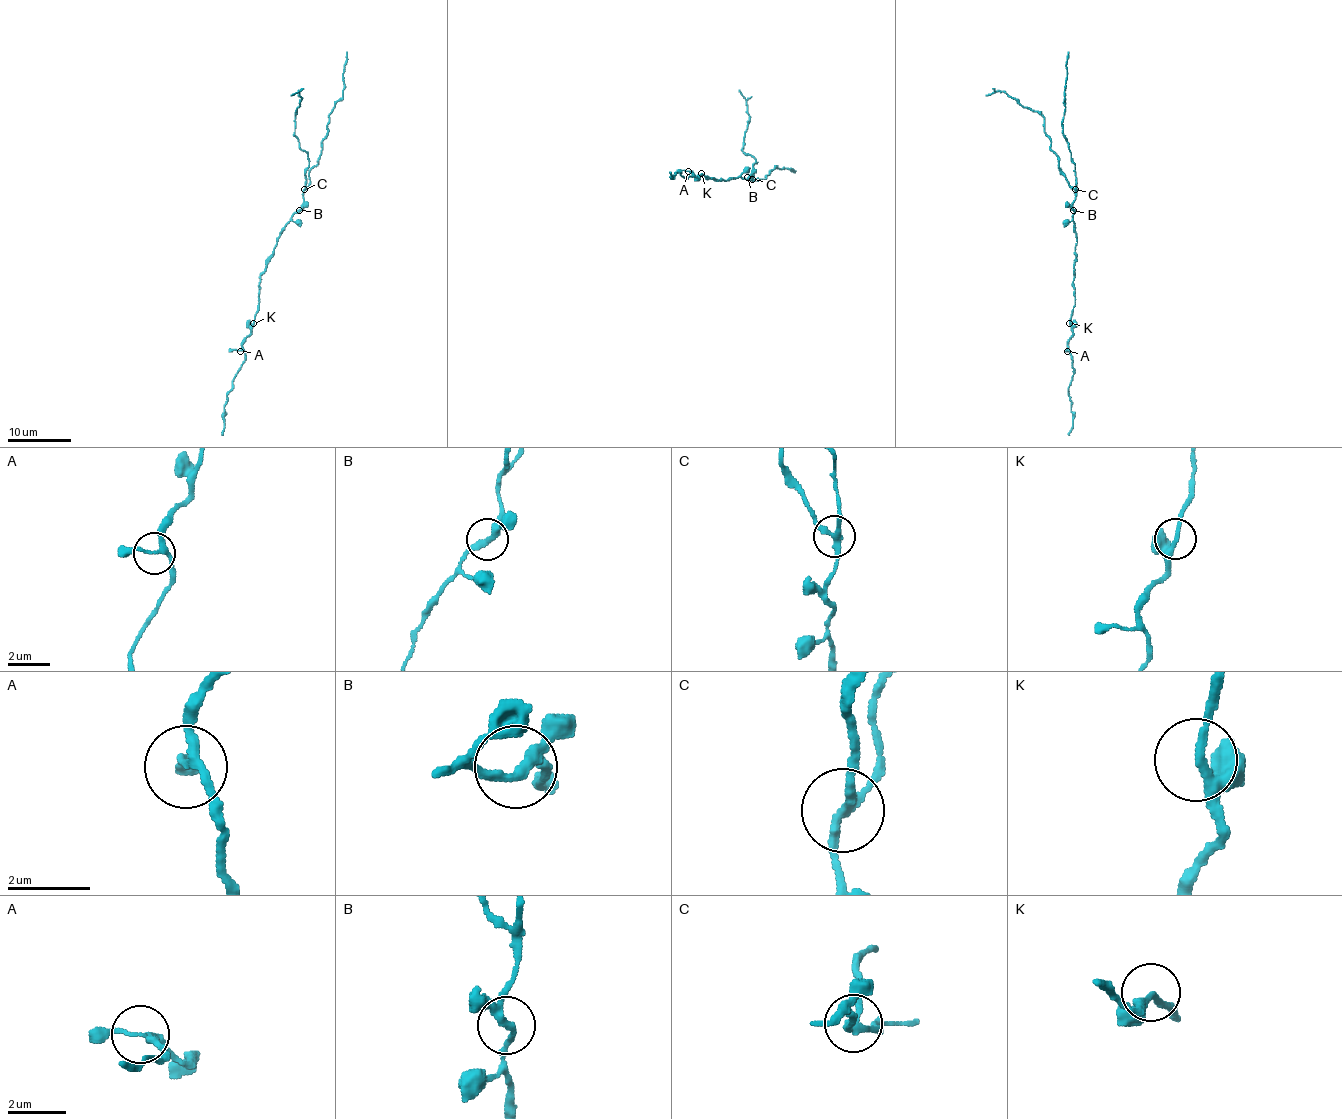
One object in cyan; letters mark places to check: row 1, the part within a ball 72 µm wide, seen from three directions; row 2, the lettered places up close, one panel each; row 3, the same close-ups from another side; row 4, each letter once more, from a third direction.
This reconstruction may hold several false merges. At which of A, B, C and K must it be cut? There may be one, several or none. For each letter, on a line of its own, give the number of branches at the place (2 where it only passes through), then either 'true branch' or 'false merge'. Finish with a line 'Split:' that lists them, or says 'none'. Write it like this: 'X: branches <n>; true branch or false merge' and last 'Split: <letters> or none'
A: branches 3; true branch
B: branches 3; true branch
C: branches 3; false merge
K: branches 3; true branch
Split: C

